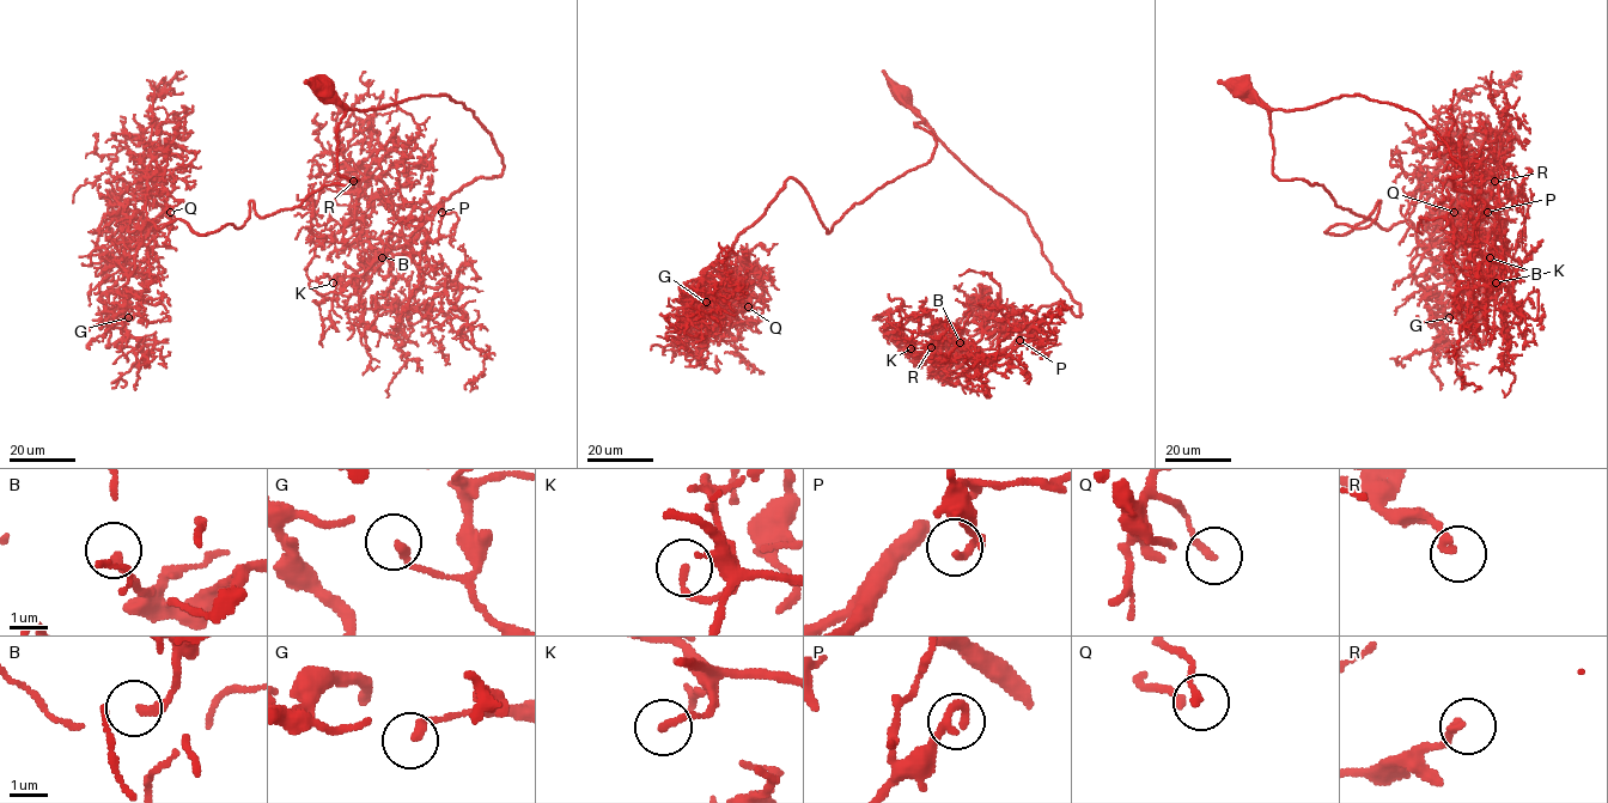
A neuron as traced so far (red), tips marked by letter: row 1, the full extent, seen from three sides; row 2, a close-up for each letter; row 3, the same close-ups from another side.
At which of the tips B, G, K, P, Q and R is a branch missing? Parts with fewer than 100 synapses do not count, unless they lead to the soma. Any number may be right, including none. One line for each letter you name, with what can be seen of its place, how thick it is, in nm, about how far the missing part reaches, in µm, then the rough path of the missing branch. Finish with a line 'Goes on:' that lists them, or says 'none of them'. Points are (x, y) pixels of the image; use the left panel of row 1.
Goes on: none of them

